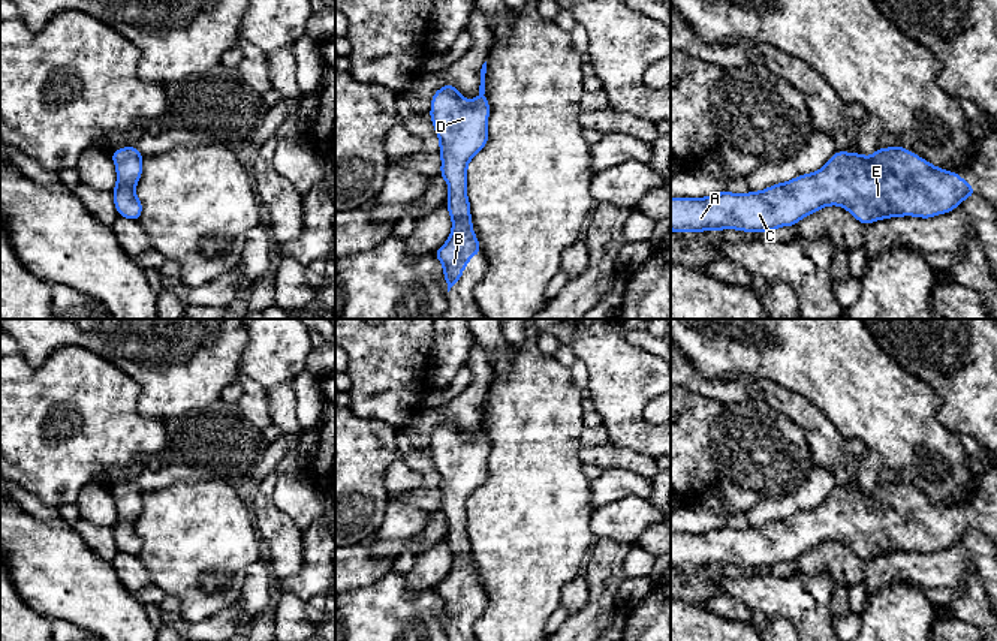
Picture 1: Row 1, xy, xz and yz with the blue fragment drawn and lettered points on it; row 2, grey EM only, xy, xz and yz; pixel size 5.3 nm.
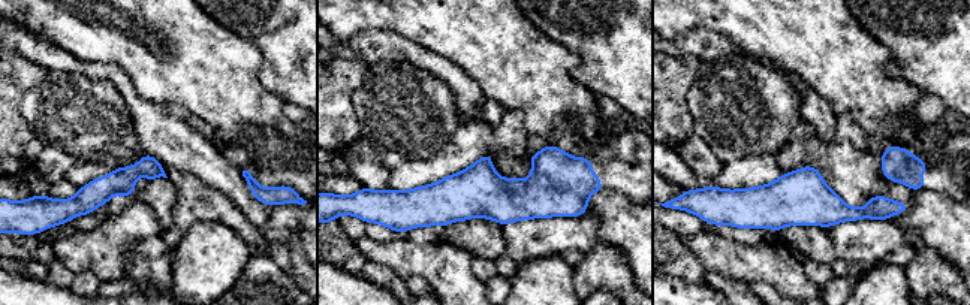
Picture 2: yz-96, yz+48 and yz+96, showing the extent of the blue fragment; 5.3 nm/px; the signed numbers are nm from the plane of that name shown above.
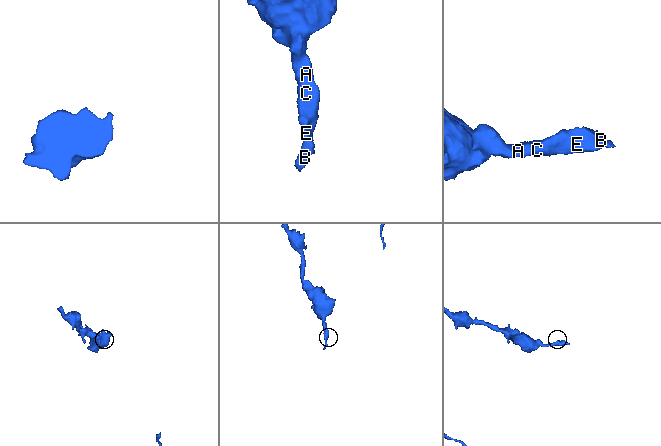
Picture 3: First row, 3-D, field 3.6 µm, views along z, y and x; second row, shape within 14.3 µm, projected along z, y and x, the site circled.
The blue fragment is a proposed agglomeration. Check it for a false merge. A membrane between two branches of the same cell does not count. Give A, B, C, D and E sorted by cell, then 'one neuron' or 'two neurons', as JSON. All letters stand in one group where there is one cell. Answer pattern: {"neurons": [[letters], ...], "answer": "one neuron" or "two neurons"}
{"neurons": [["A", "B", "C", "D", "E"]], "answer": "one neuron"}

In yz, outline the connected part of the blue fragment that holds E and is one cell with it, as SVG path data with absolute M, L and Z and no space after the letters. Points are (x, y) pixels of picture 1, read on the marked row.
M900 144L892 148L879 147L870 157L838 150L819 171L760 192L735 195L726 190L708 198L671 198L671 231L704 232L729 228L769 234L780 226L795 226L802 217L828 205L846 208L864 225L901 216L930 219L955 210L973 195L978 195L976 190L961 175L928 163Z

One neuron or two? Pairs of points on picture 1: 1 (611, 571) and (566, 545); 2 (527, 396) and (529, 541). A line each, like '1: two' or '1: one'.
1: two
2: one

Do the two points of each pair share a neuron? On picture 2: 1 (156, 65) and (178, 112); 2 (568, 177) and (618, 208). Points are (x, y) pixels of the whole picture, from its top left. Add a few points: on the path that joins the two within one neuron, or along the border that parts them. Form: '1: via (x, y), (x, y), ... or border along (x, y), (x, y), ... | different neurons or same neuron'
1: border along (163, 105), (180, 105), (190, 114) | different neurons
2: border along (602, 189), (587, 199) | different neurons

